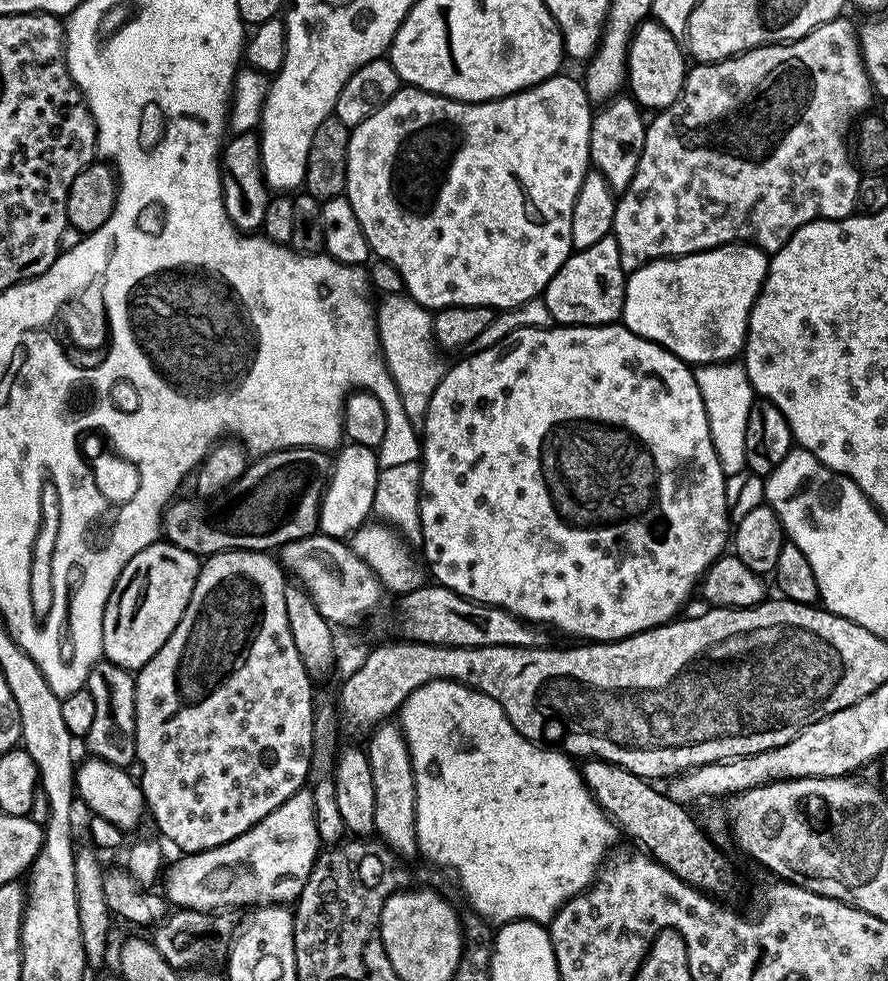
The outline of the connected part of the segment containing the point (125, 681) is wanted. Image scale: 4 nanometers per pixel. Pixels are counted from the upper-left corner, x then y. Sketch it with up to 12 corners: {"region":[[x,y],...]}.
{"region":[[101,662],[88,675],[89,757],[136,760],[136,677]]}

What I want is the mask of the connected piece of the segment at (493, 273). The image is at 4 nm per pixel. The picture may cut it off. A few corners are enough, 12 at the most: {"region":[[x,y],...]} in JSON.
{"region":[[577,77],[404,86],[351,129],[372,256],[429,310],[516,308],[572,255]]}

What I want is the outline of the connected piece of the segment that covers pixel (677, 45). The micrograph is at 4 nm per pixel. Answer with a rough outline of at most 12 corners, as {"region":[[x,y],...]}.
{"region":[[657,20],[636,27],[626,88],[641,109],[680,98],[686,52]]}

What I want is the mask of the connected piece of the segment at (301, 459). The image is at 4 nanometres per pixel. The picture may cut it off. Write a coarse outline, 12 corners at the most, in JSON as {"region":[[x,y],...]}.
{"region":[[320,448],[253,459],[226,494],[176,498],[165,541],[268,552],[313,535]]}

